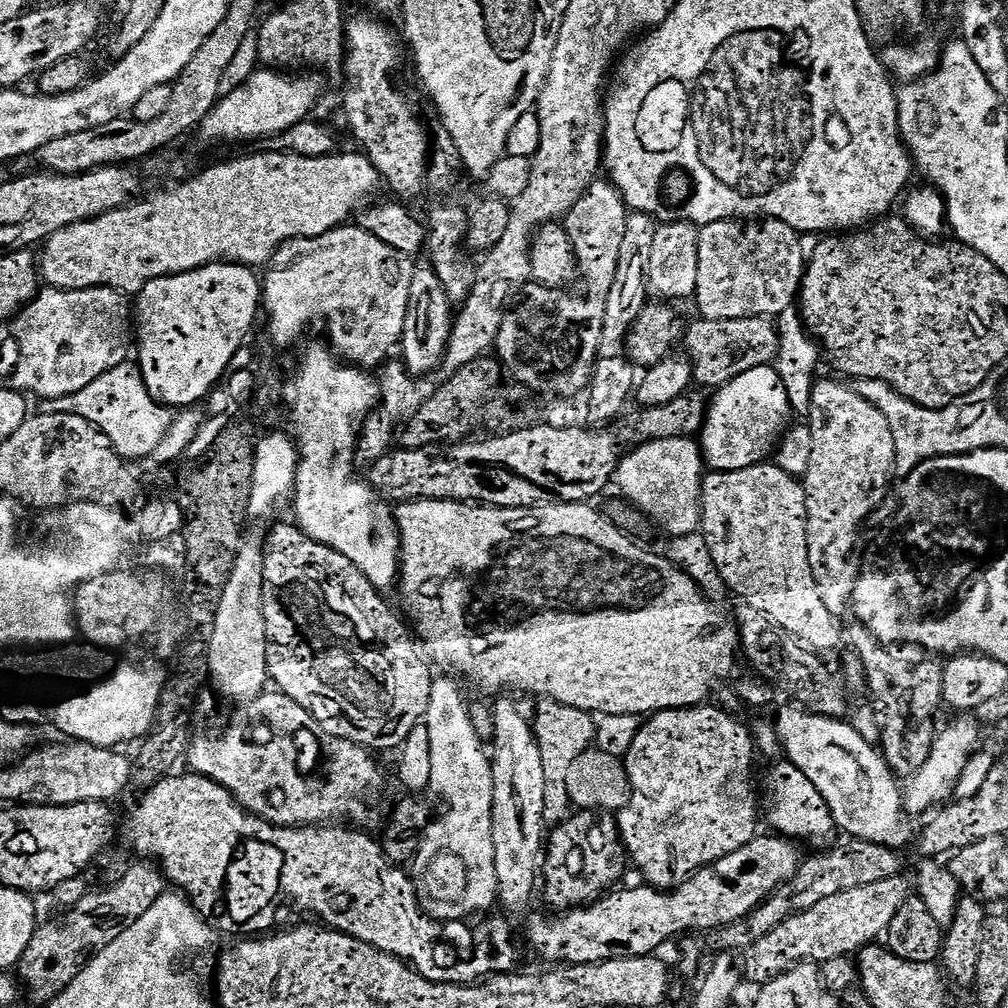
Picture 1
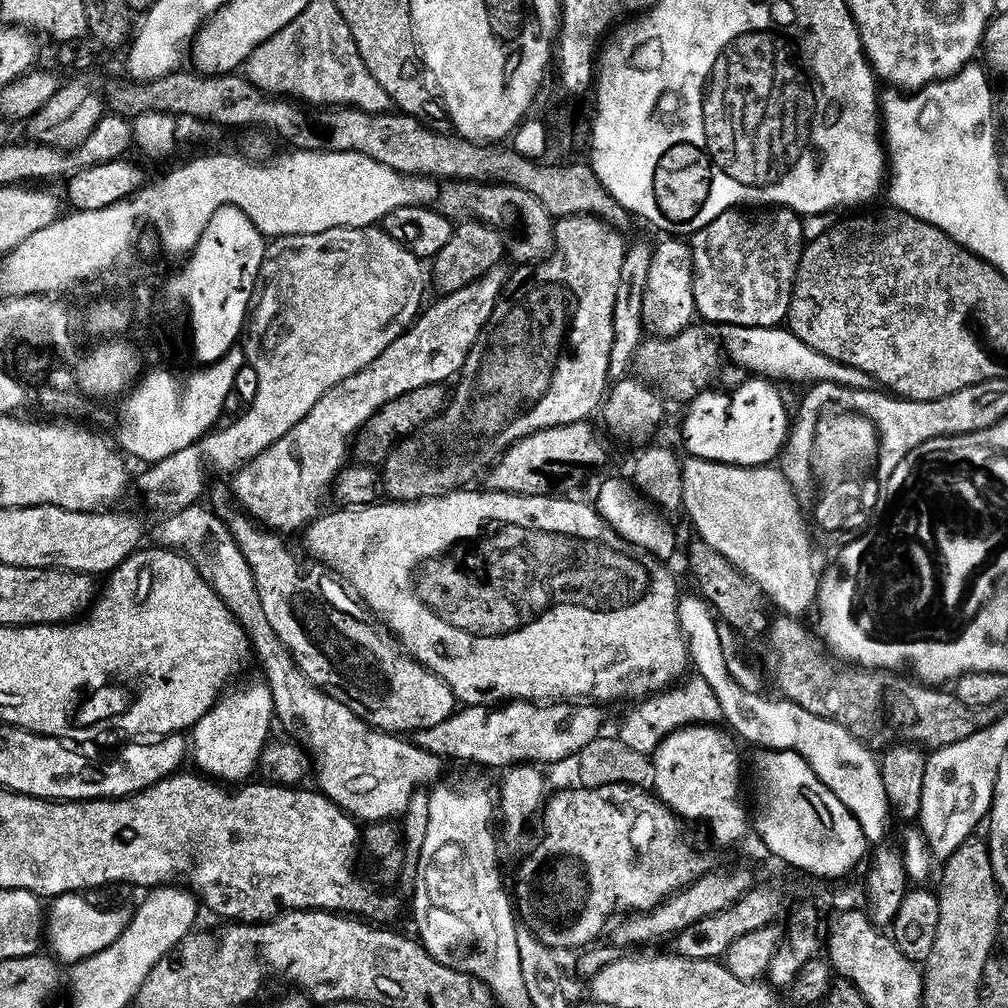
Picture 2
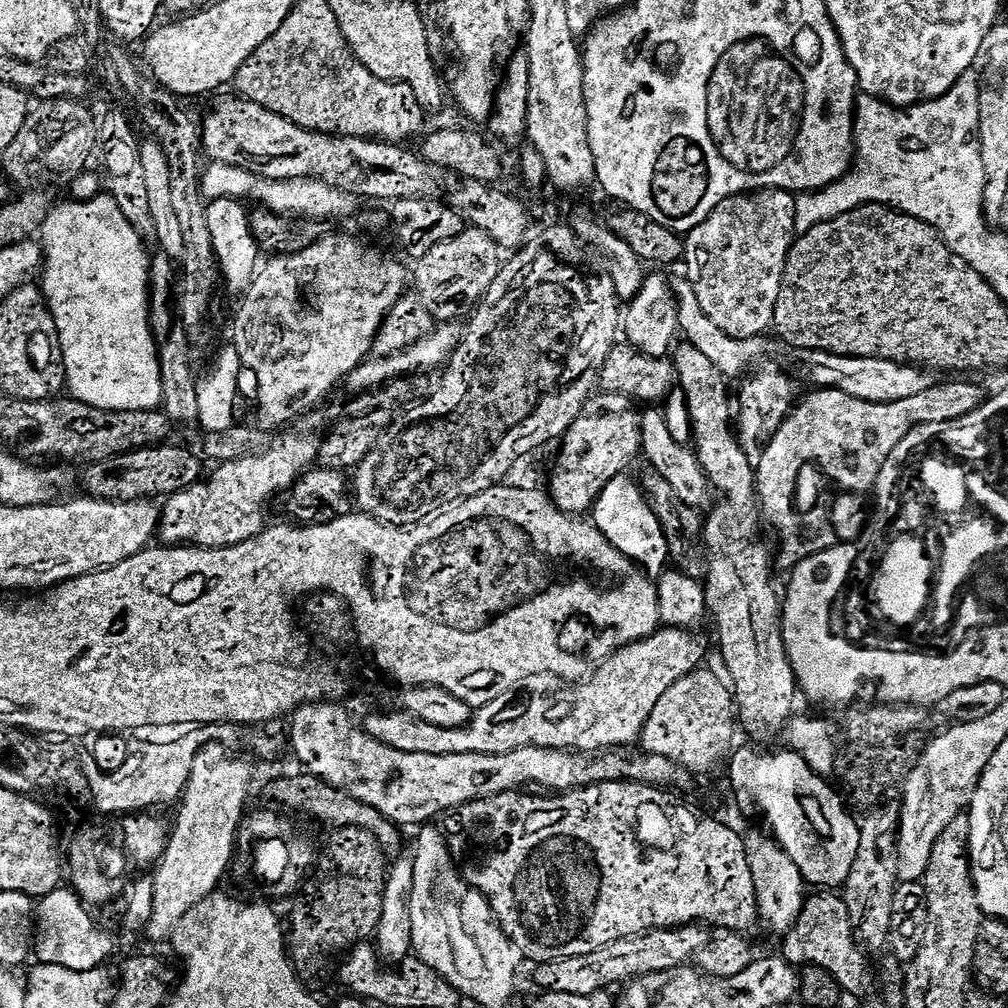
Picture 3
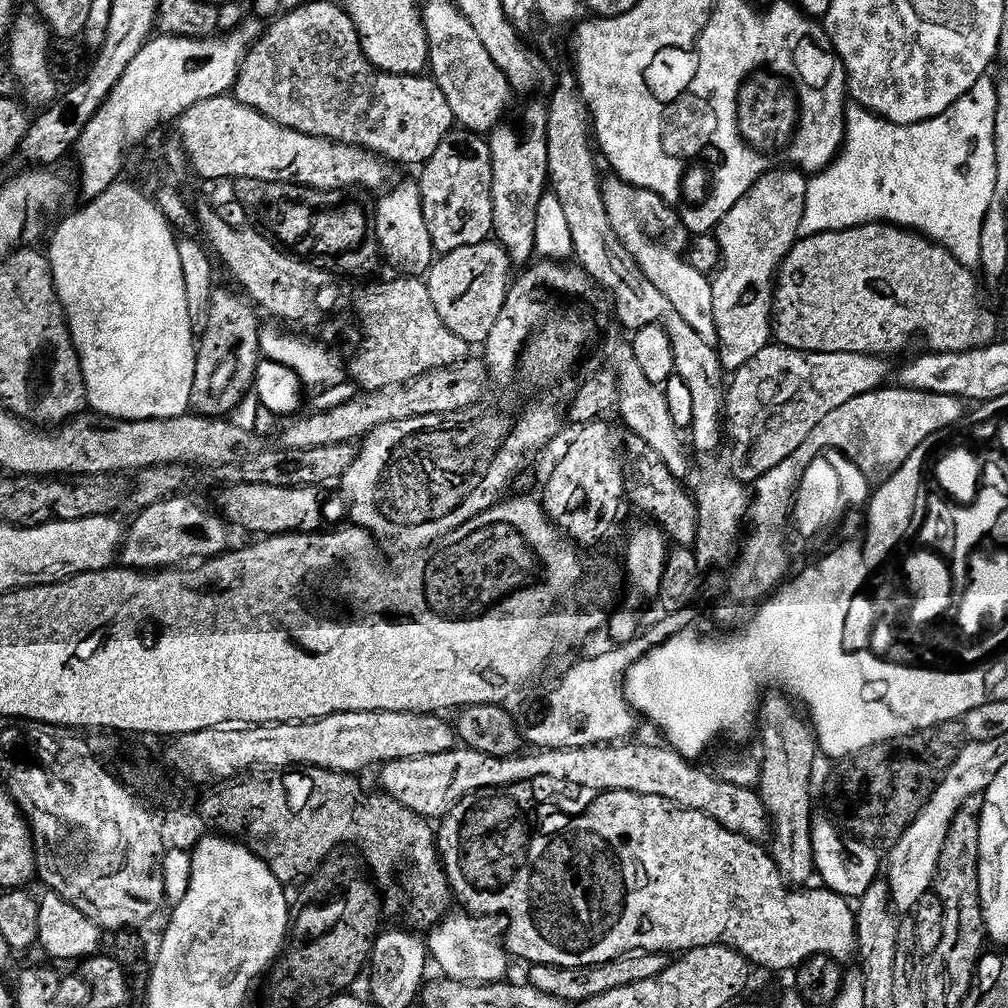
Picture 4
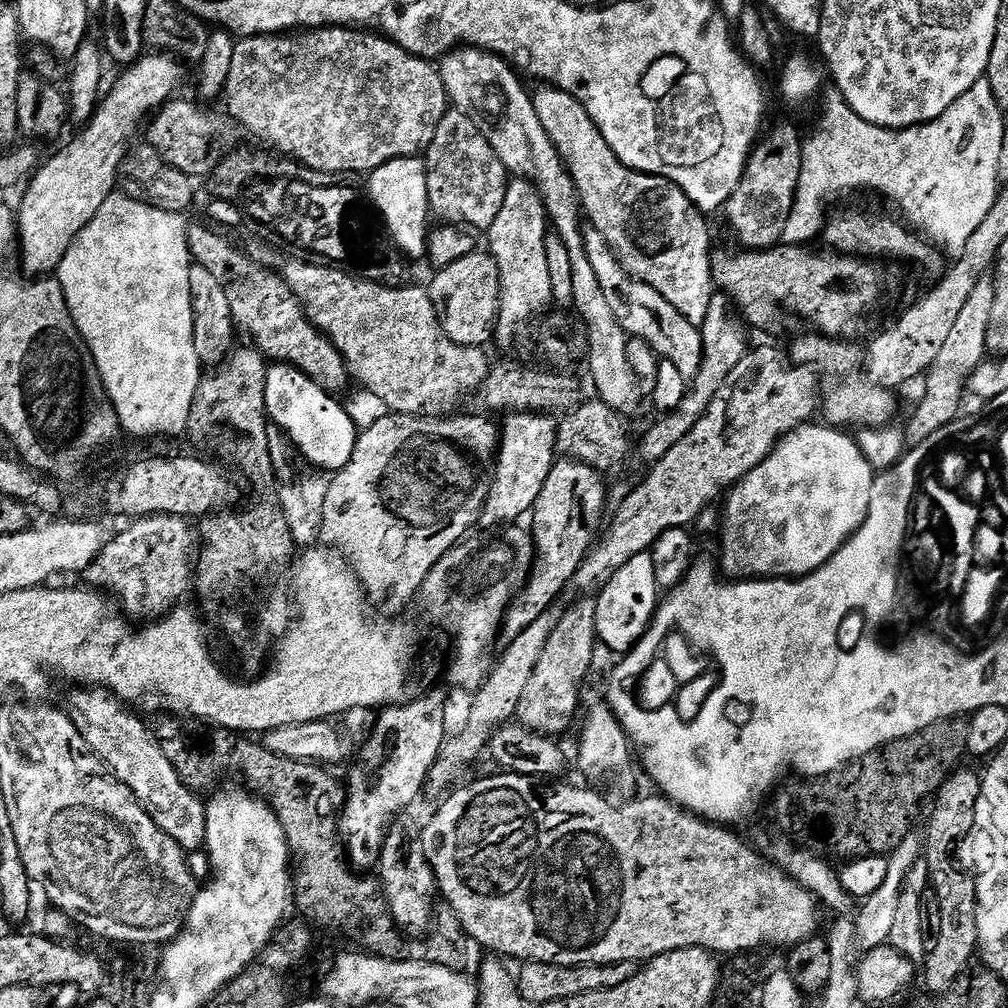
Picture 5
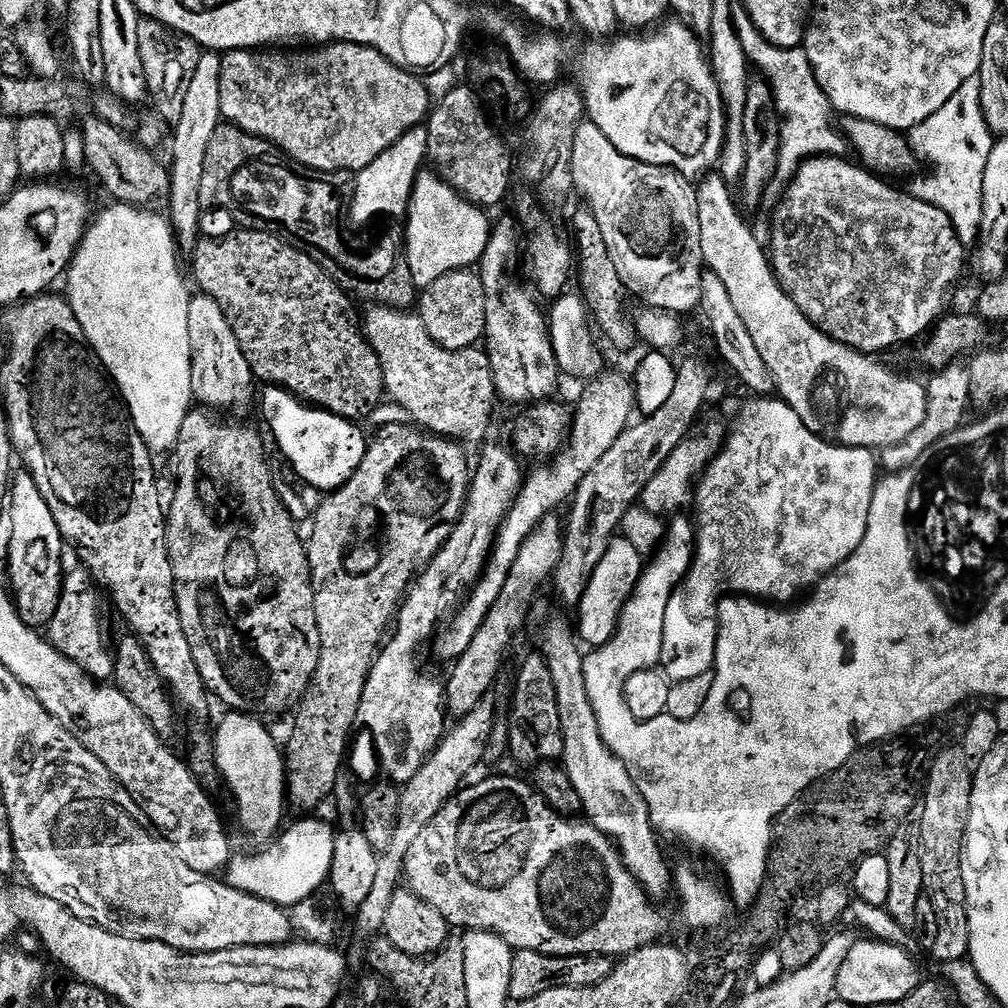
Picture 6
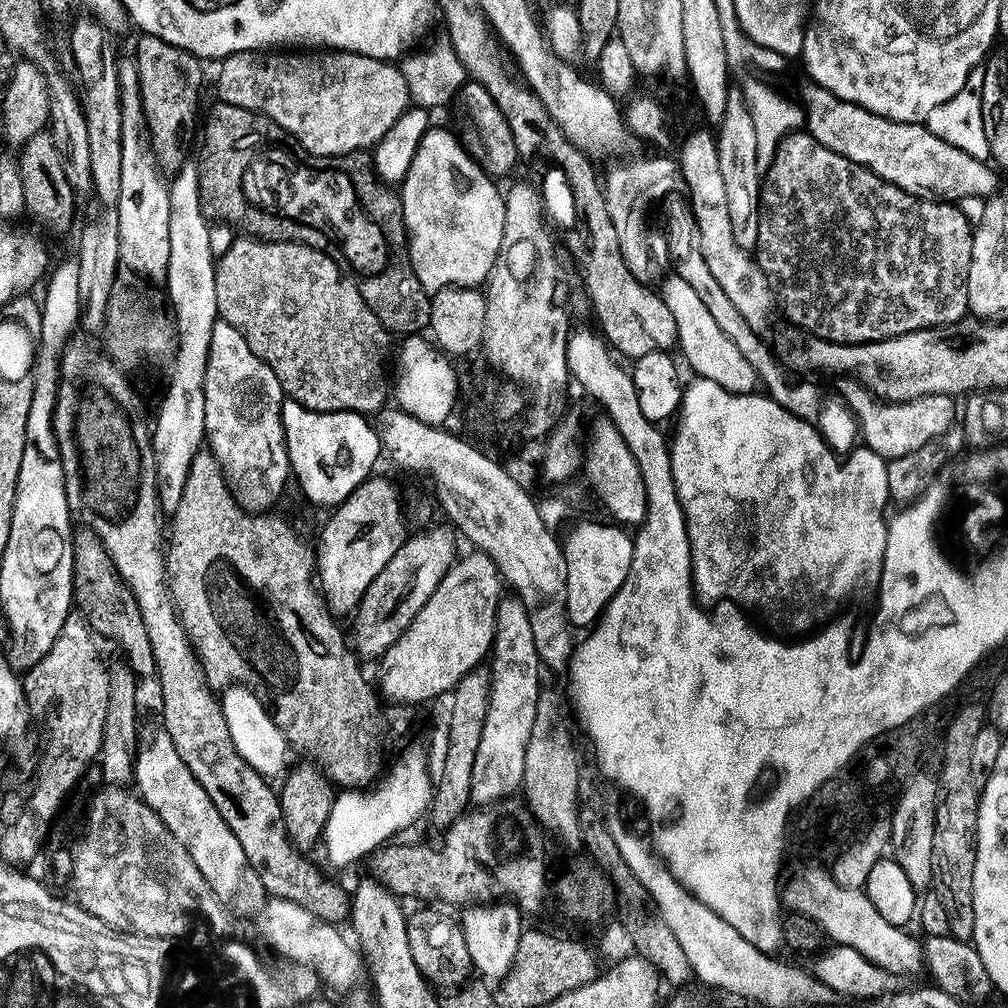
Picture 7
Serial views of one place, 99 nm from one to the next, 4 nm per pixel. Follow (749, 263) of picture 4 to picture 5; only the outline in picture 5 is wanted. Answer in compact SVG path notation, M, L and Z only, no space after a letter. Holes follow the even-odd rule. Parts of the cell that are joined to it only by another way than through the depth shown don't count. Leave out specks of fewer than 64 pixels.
M776 124L770 128L752 149L734 194L730 194L722 209L723 215L728 215L729 226L736 231L736 240L741 244L739 247L744 250L774 248L783 241L786 218L798 190L804 153L802 132L800 136L799 130L792 124ZM723 294L713 295L710 310L706 313L706 322L699 325L702 338L701 365L695 377L690 380L690 387L677 408L672 412L661 415L656 425L640 440L640 456L648 466L658 463L668 450L673 449L686 434L693 430L694 424L704 414L710 402L714 402L714 394L722 390L722 382L730 378L730 370L742 362L745 352L749 351L750 344L744 341L744 328L741 317L734 311L734 305Z

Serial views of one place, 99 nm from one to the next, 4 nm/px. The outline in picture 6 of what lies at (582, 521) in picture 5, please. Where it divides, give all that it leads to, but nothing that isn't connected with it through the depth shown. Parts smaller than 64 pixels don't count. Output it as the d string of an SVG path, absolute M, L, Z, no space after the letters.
M551 514L545 517L532 531L522 550L514 562L503 592L486 616L486 622L474 636L474 640L467 647L466 654L459 657L453 665L453 672L445 683L447 713L454 719L467 719L468 715L477 711L483 704L482 700L491 690L497 680L506 654L518 633L525 626L532 610L534 600L540 588L555 575L557 567L564 554L564 528L562 522Z

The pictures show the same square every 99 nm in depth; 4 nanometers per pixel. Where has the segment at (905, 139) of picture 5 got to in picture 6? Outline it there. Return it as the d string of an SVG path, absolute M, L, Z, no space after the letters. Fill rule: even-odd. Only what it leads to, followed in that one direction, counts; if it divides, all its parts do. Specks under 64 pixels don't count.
M763 36L762 42L756 44L756 50L760 50L760 54L758 54L760 65L758 62L754 62L754 58L748 58L748 63L772 87L772 93L776 99L776 110L780 113L780 130L788 128L788 132L780 132L780 164L776 167L777 177L781 181L784 179L784 182L791 181L804 162L814 156L847 157L850 152L848 138L838 127L838 120L836 124L837 113L833 109L830 98L826 98L826 94L810 66L810 58L804 53L803 47L779 48ZM969 82L963 88L957 90L954 98L938 110L931 118L911 129L910 143L913 152L921 161L929 160L936 167L936 176L928 176L925 180L916 180L910 187L911 195L917 196L922 202L930 206L938 206L952 220L958 238L966 246L972 246L981 239L984 215L982 214L982 178L986 174L986 162L990 158L990 150L994 143L992 131L986 126L986 118L982 114L980 105L980 85L976 82Z

